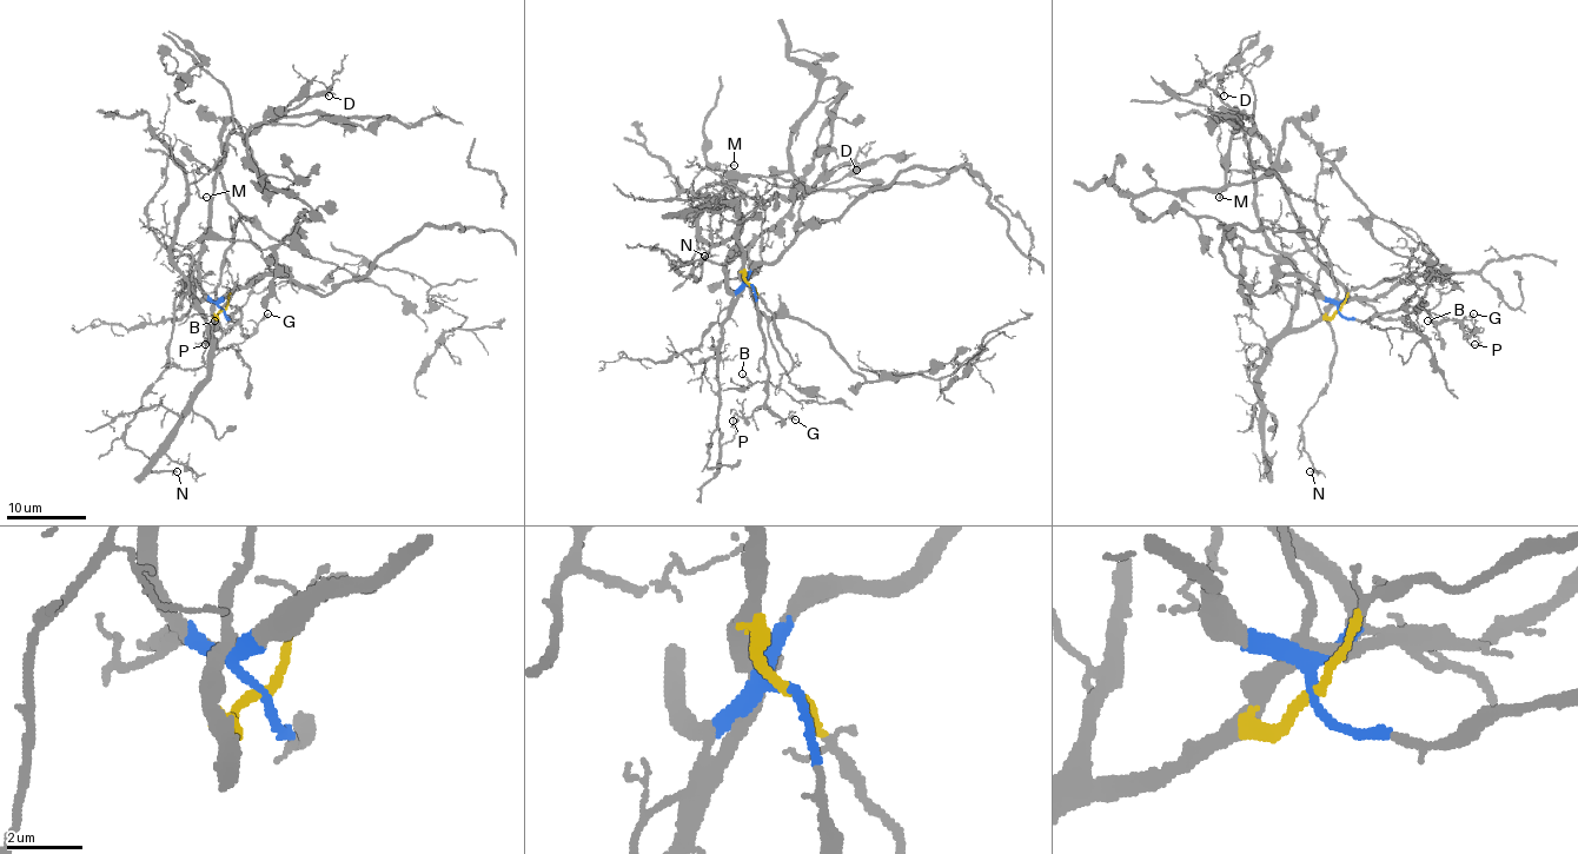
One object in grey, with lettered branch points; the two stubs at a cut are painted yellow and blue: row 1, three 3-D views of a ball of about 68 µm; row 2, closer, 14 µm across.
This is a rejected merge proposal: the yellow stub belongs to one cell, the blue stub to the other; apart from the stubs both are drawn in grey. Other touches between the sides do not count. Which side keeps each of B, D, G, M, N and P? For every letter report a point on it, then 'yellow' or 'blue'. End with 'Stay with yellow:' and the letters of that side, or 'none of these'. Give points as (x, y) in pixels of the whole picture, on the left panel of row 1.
B: place (214, 320); blue
D: place (329, 96); blue
G: place (267, 313); blue
M: place (206, 197); blue
N: place (177, 471); blue
P: place (205, 344); blue
Stay with yellow: none of these

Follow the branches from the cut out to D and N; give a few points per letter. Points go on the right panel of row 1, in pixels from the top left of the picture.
D: (1339, 309), (1341, 283), (1301, 237), (1270, 146), (1252, 133), (1254, 124), (1218, 96), (1218, 88), (1224, 96)
N: (1339, 309), (1345, 291), (1319, 271), (1313, 296), (1336, 345), (1332, 381), (1301, 426), (1318, 470), (1310, 470)

